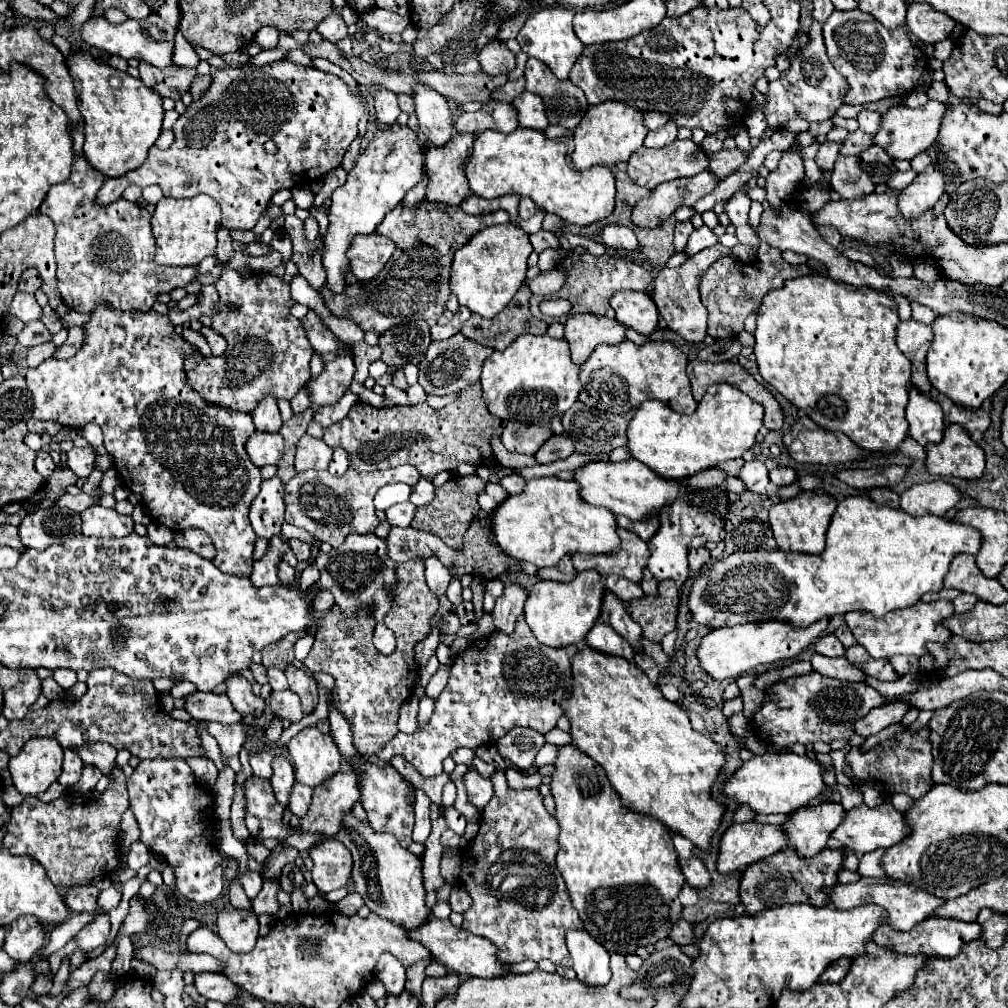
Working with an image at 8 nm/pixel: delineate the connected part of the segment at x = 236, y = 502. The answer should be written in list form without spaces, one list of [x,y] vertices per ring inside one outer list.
[[[99,301],[95,305],[95,309],[89,313],[91,319],[81,327],[83,329],[83,345],[81,349],[75,353],[75,357],[67,359],[67,361],[55,361],[55,359],[45,359],[39,367],[29,369],[25,379],[27,379],[27,387],[33,393],[33,417],[35,419],[51,419],[51,421],[59,421],[65,427],[73,427],[73,429],[81,429],[85,423],[97,423],[103,429],[103,445],[109,451],[109,455],[113,457],[113,467],[117,469],[123,485],[131,491],[131,493],[139,493],[143,497],[143,505],[147,507],[149,515],[159,523],[169,527],[171,531],[183,531],[183,529],[201,529],[205,531],[213,545],[215,545],[215,559],[213,565],[219,567],[223,573],[233,573],[237,577],[249,577],[251,575],[251,565],[253,565],[253,543],[255,543],[255,531],[249,523],[249,507],[253,503],[253,499],[259,495],[259,485],[261,485],[261,471],[257,465],[251,463],[247,451],[245,451],[245,443],[247,439],[255,433],[255,425],[249,413],[243,411],[235,411],[223,405],[213,405],[207,403],[195,389],[191,389],[189,381],[187,381],[187,373],[185,373],[185,359],[197,351],[195,345],[187,343],[177,331],[175,325],[169,321],[167,315],[161,315],[157,311],[121,311],[115,309],[111,303]]]

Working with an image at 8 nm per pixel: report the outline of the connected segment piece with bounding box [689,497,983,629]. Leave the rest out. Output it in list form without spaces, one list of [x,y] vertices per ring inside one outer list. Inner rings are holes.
[[[845,497],[831,519],[831,525],[827,529],[827,547],[821,555],[801,555],[801,553],[789,553],[789,551],[737,551],[733,555],[727,555],[725,561],[717,561],[711,569],[707,569],[695,583],[689,595],[689,609],[695,615],[695,619],[699,623],[711,625],[713,629],[719,627],[733,627],[739,623],[751,623],[751,621],[769,621],[769,619],[783,619],[783,621],[791,621],[791,625],[811,625],[819,619],[825,617],[833,617],[833,615],[845,615],[849,611],[869,611],[873,615],[885,615],[889,611],[895,609],[905,609],[915,605],[925,593],[929,591],[941,591],[943,589],[943,577],[947,575],[949,563],[953,561],[955,555],[959,553],[969,553],[969,555],[977,555],[979,549],[983,545],[983,537],[981,533],[977,533],[977,529],[969,527],[969,525],[961,525],[957,521],[949,521],[943,517],[935,517],[935,515],[923,515],[923,517],[911,517],[907,513],[903,513],[903,509],[891,509],[887,505],[877,505],[875,501],[871,501],[869,497]]]

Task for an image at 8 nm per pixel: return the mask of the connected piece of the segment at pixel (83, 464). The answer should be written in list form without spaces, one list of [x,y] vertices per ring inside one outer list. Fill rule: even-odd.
[[[87,445],[83,449],[73,447],[67,453],[67,465],[73,469],[73,473],[77,477],[89,477],[95,467],[95,449],[91,445]]]

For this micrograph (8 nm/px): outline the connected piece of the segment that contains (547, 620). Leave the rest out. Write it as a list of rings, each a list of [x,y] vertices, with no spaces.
[[[597,571],[577,573],[571,583],[555,583],[555,581],[539,581],[531,587],[529,597],[525,601],[525,621],[531,627],[533,635],[539,643],[549,647],[567,647],[583,641],[591,627],[601,617],[601,605],[605,597],[603,575]]]

